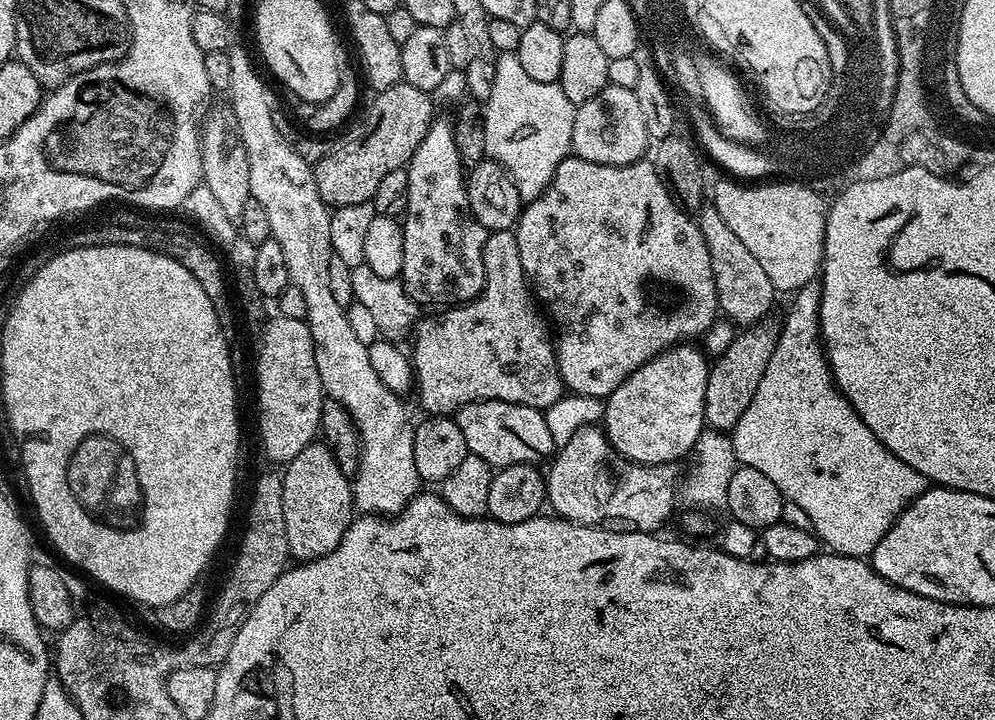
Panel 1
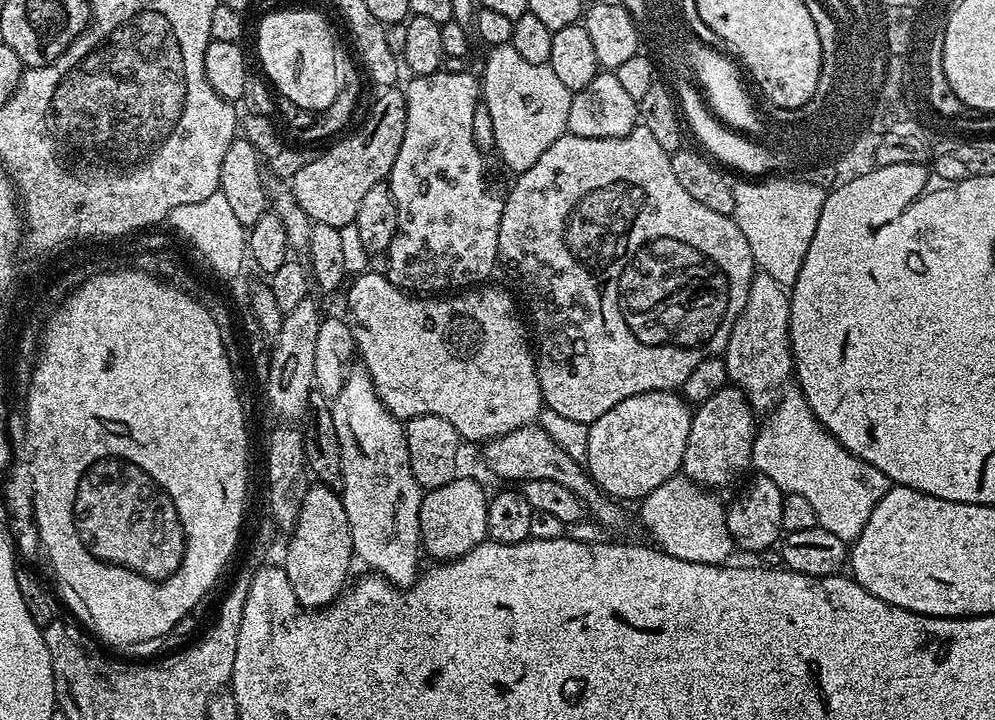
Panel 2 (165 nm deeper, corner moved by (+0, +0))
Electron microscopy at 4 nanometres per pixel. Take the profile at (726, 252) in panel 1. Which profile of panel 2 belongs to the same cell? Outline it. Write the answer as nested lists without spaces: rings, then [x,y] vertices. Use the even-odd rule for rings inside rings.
[[[757,271],[750,282],[750,294],[746,294],[746,306],[730,330],[728,344],[722,359],[728,371],[729,381],[746,394],[753,413],[771,413],[785,391],[784,383],[794,372],[792,363],[792,343],[790,342],[789,293],[770,274]]]

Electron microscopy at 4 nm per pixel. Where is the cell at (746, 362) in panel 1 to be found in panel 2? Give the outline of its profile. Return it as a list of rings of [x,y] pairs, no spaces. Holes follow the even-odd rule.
[[[725,386],[718,394],[706,398],[692,412],[690,434],[686,438],[686,454],[682,465],[683,475],[696,485],[709,490],[719,490],[723,484],[736,480],[744,471],[752,468],[752,447],[758,431],[752,425],[754,413],[741,388]]]

